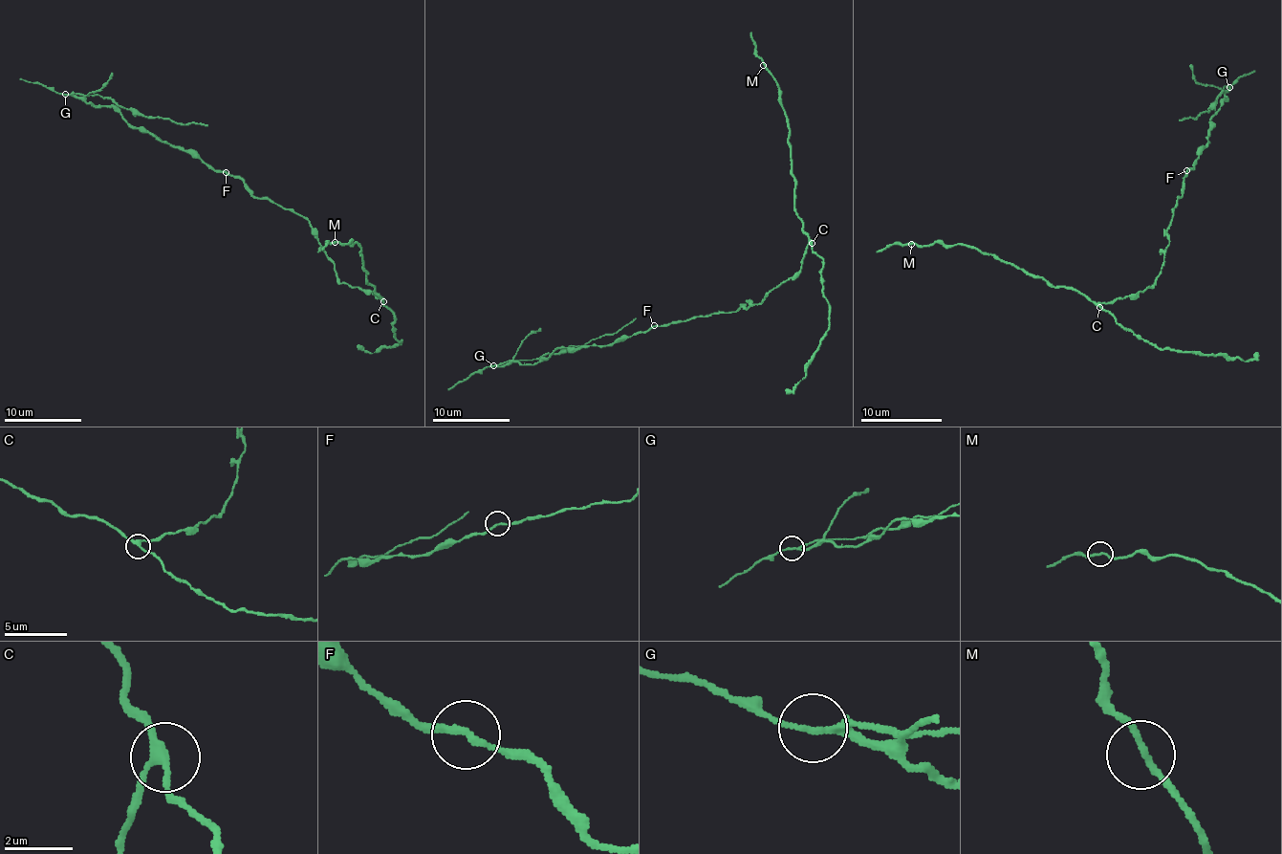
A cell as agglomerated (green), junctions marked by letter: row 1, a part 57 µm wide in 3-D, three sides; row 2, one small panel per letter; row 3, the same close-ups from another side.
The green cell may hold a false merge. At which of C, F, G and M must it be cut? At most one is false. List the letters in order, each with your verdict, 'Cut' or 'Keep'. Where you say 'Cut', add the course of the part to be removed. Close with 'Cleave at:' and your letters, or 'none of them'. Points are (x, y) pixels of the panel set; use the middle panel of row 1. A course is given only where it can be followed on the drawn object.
C: Keep
F: Keep
G: Cut. Course of the part to remove: (493, 366), (509, 361), (563, 353), (569, 347), (580, 347), (592, 339), (617, 333), (636, 317)
M: Keep
Cleave at: G

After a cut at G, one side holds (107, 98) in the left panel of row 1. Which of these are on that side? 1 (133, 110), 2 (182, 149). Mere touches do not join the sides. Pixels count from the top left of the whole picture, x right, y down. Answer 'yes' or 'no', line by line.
1: yes
2: no

